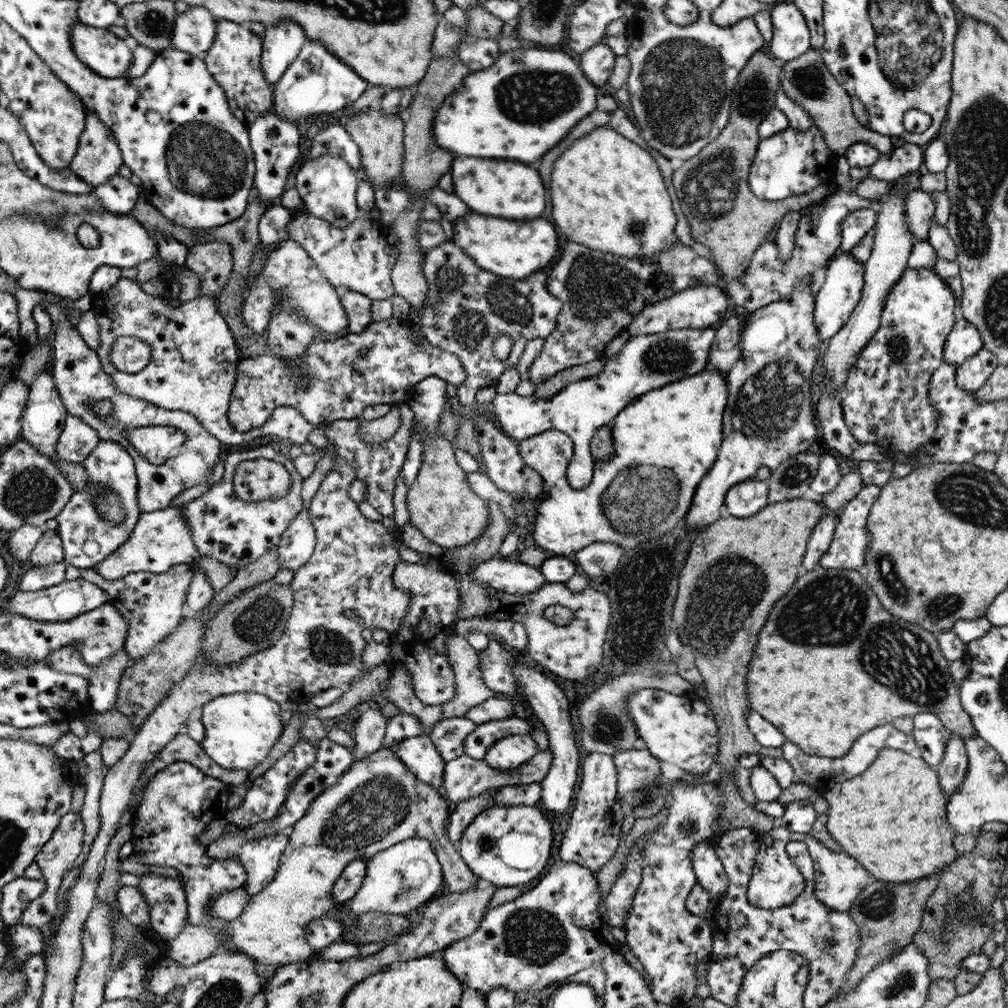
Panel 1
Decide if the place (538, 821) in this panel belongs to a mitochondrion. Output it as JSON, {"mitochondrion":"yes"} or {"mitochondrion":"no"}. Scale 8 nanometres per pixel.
{"mitochondrion":"no"}

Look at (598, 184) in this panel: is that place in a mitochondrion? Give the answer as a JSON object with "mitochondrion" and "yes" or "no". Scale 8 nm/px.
{"mitochondrion":"no"}

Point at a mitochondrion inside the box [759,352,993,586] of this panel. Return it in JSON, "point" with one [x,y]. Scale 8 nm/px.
{"point":[794,475]}

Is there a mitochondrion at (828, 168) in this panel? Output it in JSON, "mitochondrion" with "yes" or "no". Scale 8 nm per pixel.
{"mitochondrion":"no"}

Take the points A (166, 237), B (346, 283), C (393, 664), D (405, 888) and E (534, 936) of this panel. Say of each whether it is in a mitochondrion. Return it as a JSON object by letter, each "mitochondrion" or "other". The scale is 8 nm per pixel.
{"A":"other","B":"other","C":"other","D":"mitochondrion","E":"mitochondrion"}

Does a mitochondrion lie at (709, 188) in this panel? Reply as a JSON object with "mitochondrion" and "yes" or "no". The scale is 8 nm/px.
{"mitochondrion":"yes"}

